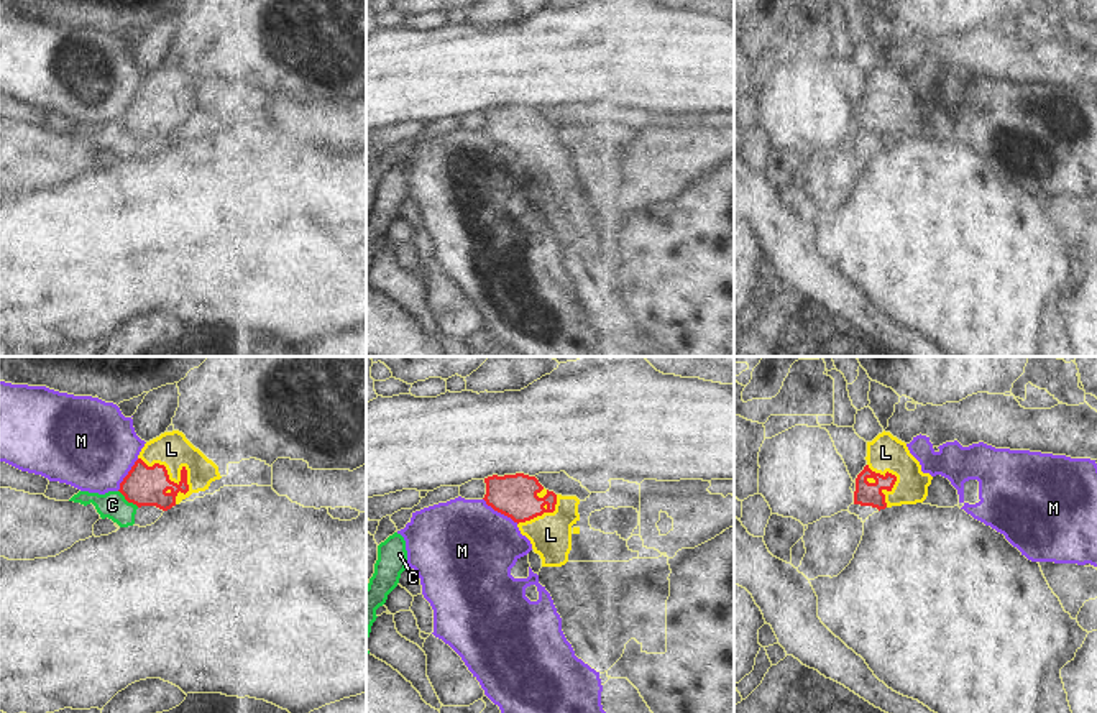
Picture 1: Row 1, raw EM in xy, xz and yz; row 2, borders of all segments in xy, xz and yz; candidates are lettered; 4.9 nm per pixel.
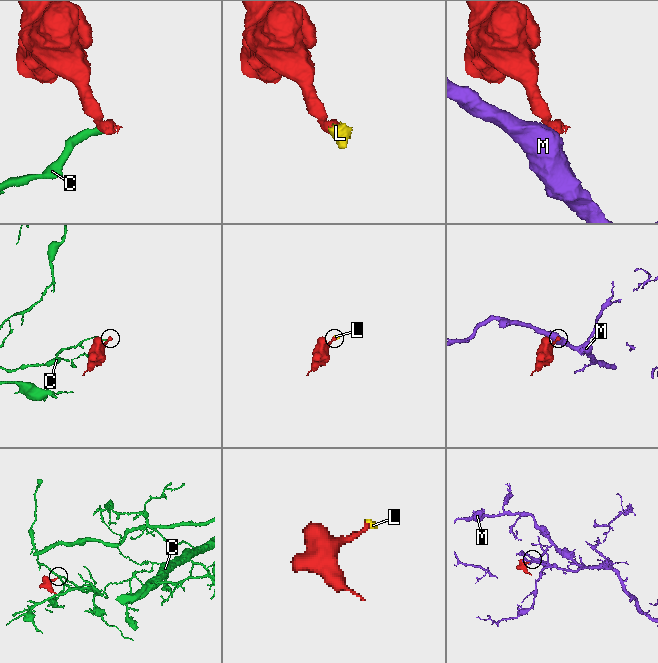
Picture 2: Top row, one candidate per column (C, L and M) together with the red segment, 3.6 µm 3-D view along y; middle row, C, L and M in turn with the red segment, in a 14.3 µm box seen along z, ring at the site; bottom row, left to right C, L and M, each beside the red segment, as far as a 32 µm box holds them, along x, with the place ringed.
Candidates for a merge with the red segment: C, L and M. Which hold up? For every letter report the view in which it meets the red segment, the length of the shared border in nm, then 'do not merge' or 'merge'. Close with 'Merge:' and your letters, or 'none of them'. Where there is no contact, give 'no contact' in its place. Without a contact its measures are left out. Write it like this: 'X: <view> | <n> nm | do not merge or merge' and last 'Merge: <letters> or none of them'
C: xy | 130 nm | do not merge
L: xy | 300 nm | merge
M: xz | 220 nm | do not merge
Merge: L

